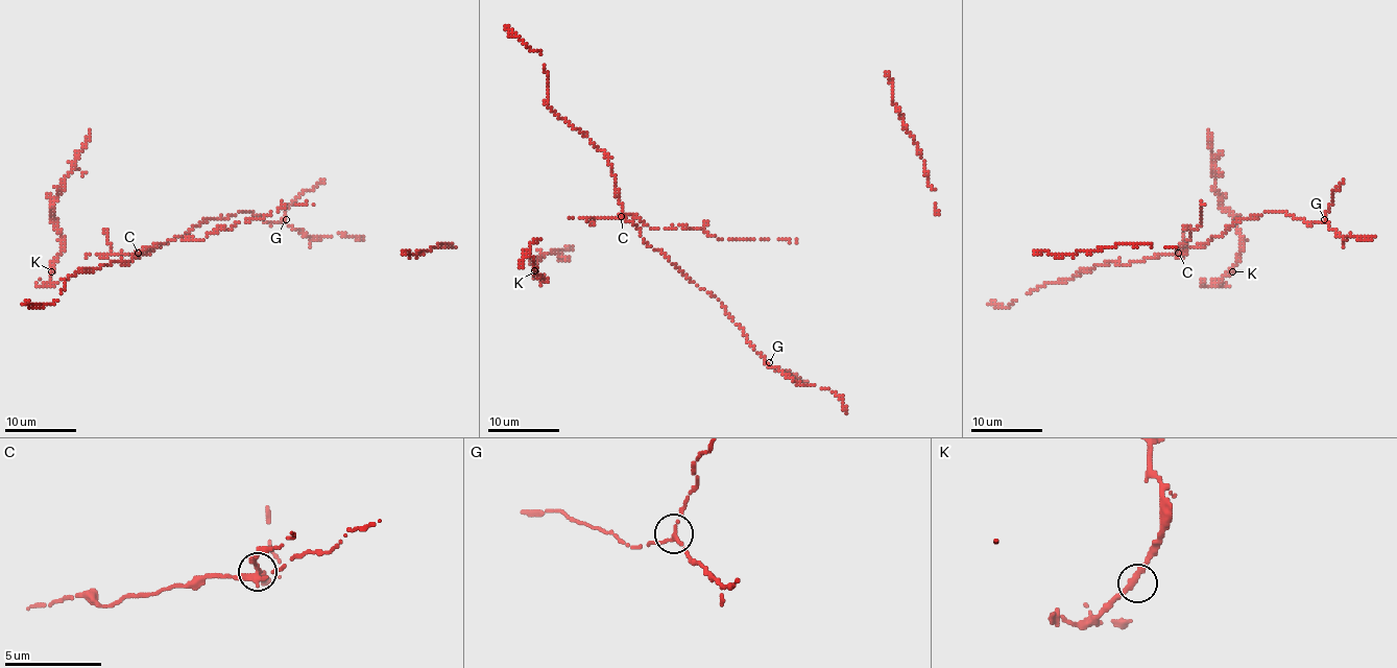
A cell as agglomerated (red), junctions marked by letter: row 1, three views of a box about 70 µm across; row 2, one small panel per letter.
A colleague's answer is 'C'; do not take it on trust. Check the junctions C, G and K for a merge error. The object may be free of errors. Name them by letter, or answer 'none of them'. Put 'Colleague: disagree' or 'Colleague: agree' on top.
Colleague: agree
C

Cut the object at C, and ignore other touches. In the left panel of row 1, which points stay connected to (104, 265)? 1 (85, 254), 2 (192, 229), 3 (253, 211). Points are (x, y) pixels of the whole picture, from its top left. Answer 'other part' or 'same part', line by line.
1: other part
2: same part
3: same part

